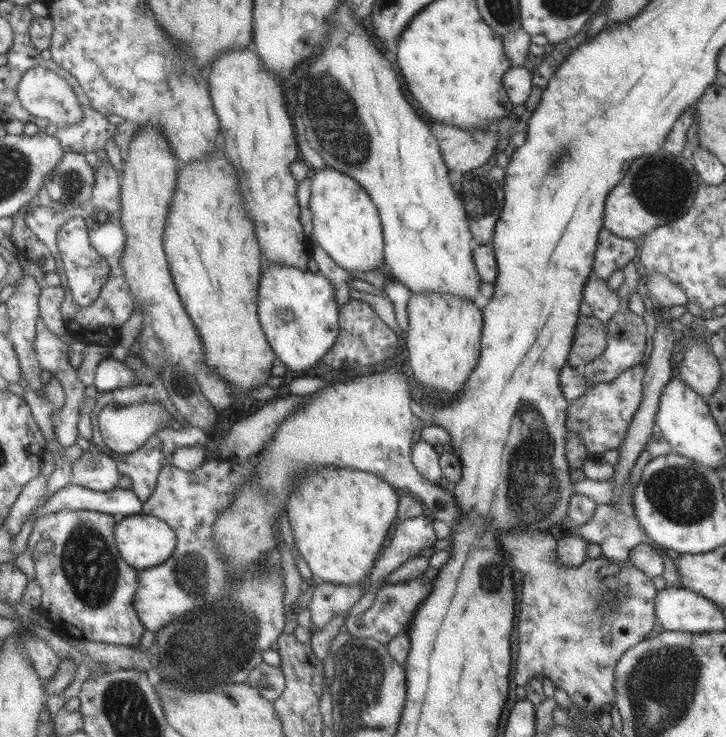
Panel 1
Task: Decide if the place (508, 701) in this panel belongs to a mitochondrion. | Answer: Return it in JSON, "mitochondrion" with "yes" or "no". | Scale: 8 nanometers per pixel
{"mitochondrion":"no"}

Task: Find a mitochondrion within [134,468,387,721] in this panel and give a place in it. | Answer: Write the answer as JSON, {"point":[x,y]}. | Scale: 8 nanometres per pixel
{"point":[228,634]}

